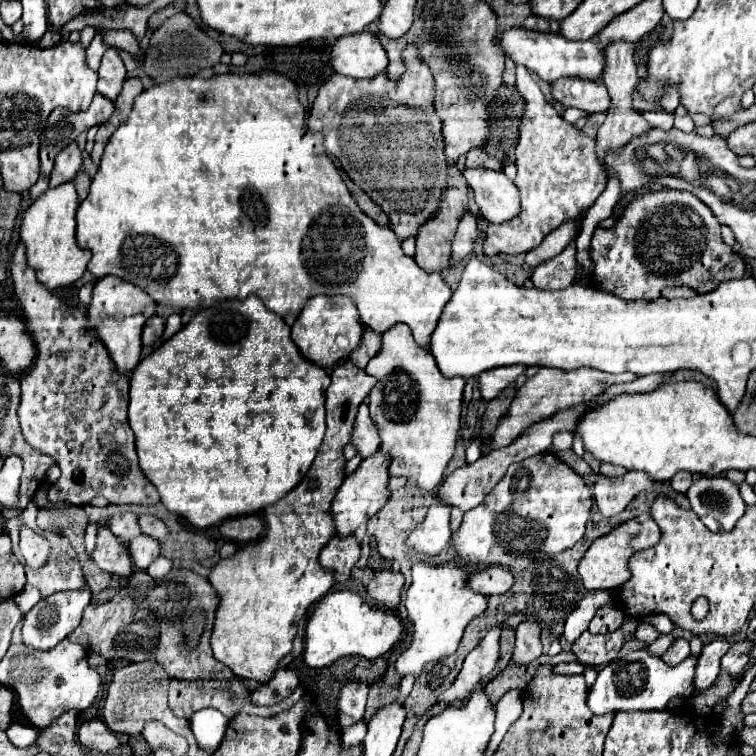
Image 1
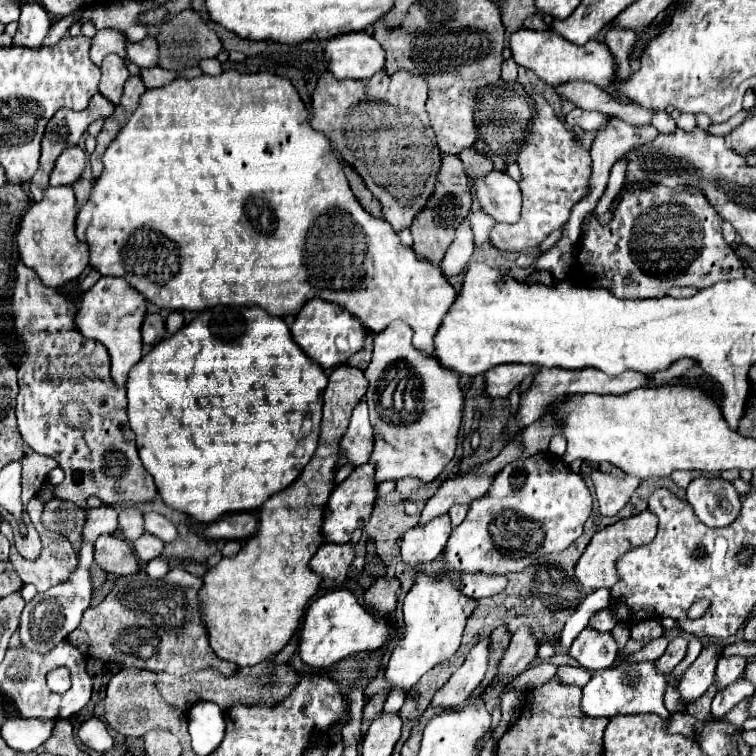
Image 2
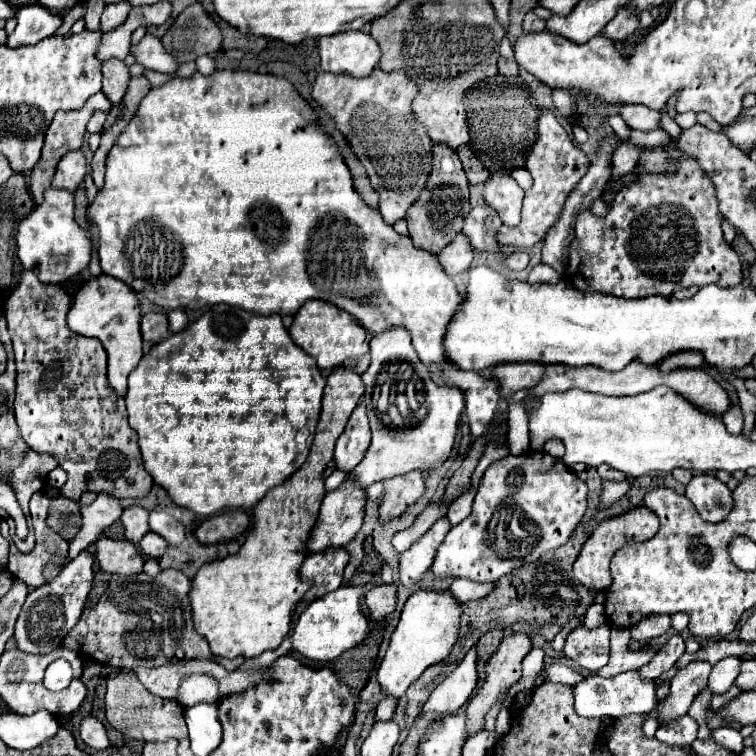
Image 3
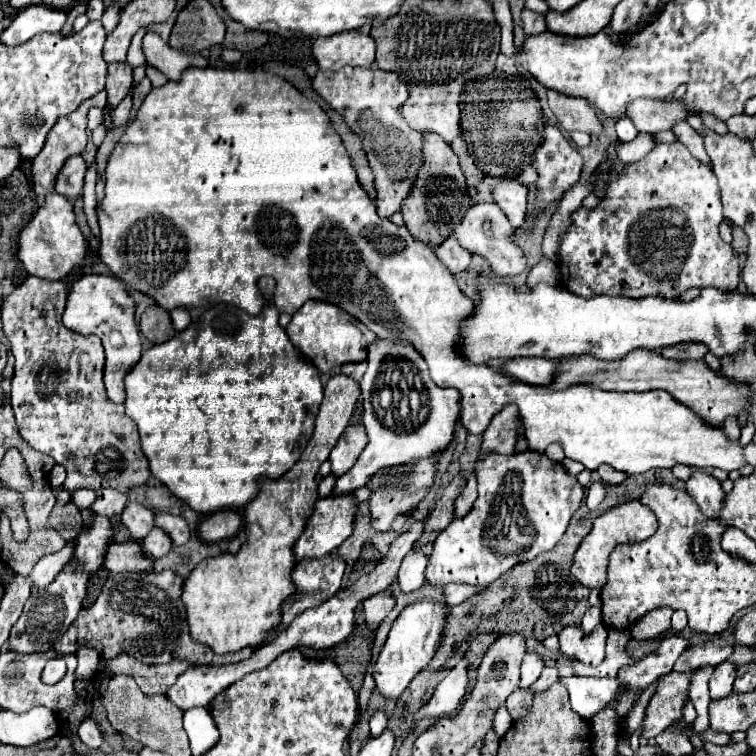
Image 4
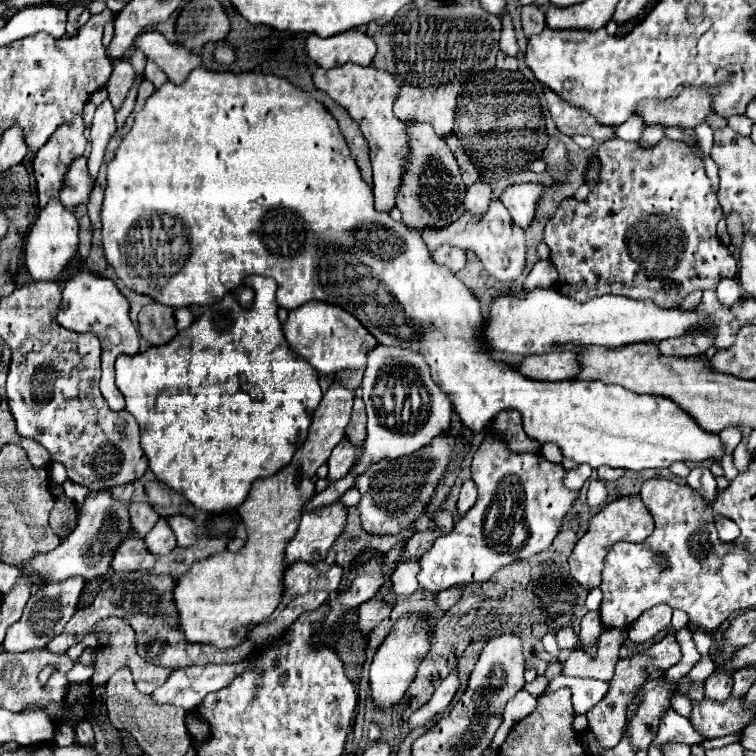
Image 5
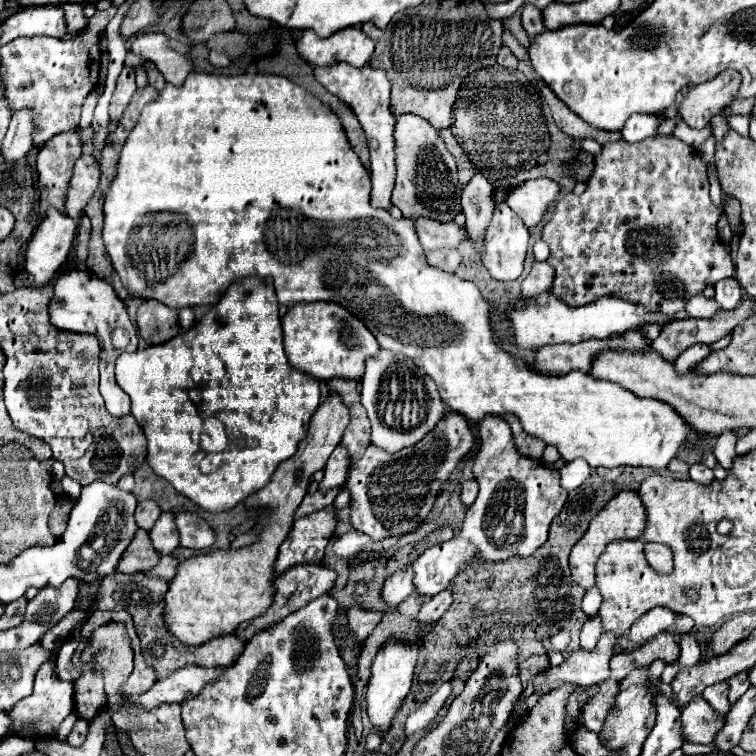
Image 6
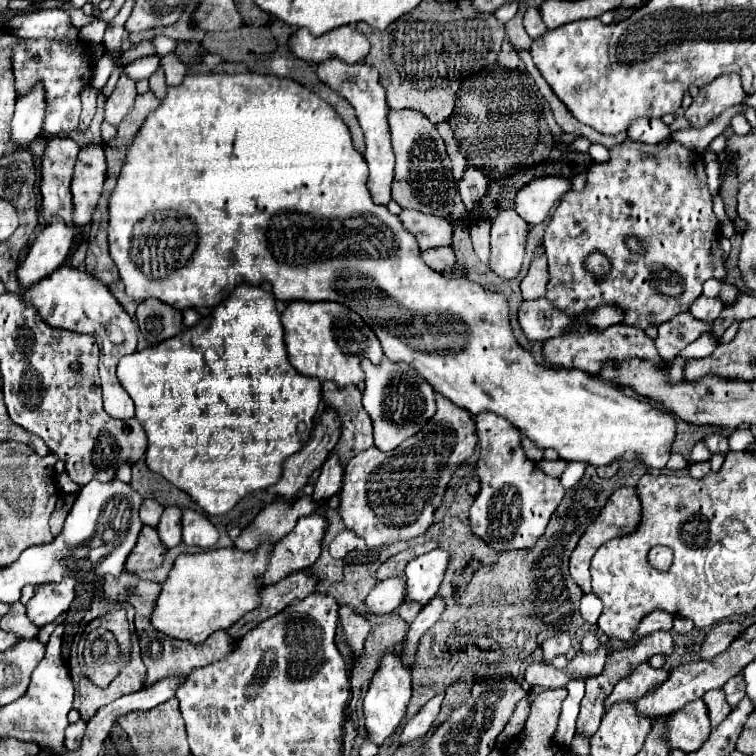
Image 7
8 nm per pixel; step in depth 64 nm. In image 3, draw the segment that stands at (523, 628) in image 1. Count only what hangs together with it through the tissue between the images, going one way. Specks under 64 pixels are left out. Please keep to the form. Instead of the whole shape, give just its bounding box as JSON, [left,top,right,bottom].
[466,632,532,734]

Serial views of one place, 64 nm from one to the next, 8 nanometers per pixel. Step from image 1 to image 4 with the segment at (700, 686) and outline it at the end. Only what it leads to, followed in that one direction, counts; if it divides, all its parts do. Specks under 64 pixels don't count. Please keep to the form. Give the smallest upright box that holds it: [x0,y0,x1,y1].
[642,668,698,740]

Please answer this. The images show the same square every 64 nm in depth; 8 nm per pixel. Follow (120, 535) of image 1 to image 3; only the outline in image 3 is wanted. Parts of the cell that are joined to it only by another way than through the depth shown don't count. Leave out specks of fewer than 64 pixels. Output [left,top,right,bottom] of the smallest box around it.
[120,506,148,544]

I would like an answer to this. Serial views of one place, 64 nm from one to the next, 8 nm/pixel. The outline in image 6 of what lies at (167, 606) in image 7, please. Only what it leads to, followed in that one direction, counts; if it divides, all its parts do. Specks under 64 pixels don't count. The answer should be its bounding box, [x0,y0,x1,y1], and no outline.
[166,392,350,646]

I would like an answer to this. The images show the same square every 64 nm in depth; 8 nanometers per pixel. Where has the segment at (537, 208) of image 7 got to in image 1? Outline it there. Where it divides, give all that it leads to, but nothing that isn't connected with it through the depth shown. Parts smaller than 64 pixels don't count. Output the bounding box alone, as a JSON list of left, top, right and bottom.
[462,168,518,224]

